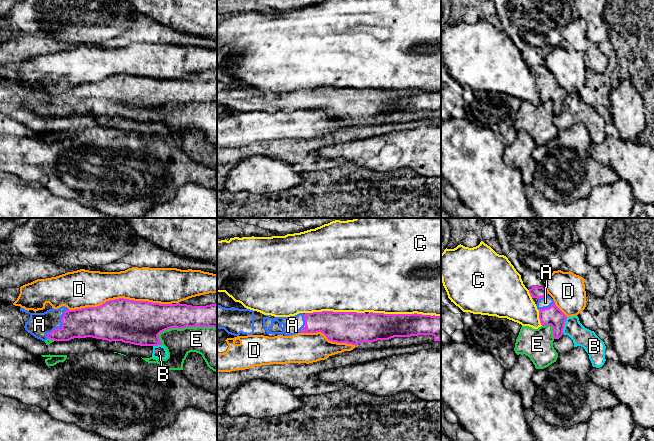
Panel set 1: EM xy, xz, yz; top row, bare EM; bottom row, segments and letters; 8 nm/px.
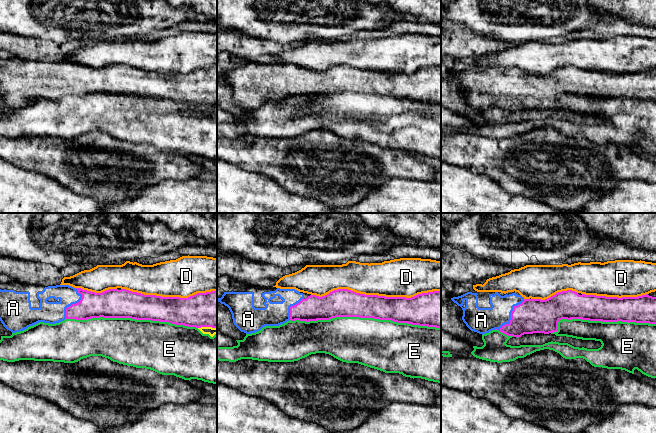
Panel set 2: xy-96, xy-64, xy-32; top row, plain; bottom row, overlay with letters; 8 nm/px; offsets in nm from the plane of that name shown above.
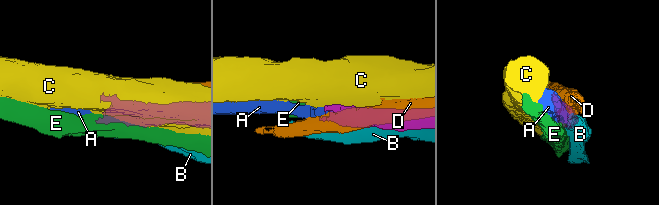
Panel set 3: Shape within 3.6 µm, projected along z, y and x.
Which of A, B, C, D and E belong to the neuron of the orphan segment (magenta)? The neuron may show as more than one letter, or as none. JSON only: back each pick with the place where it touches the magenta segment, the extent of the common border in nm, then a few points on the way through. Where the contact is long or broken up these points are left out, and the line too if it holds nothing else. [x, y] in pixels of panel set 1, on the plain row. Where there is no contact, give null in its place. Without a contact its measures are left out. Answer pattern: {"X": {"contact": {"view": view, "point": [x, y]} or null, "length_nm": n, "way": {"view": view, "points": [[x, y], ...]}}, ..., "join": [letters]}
{"A": {"contact": {"view": "xy", "point": [62, 103]}, "length_nm": 300}, "join": ["A"]}

